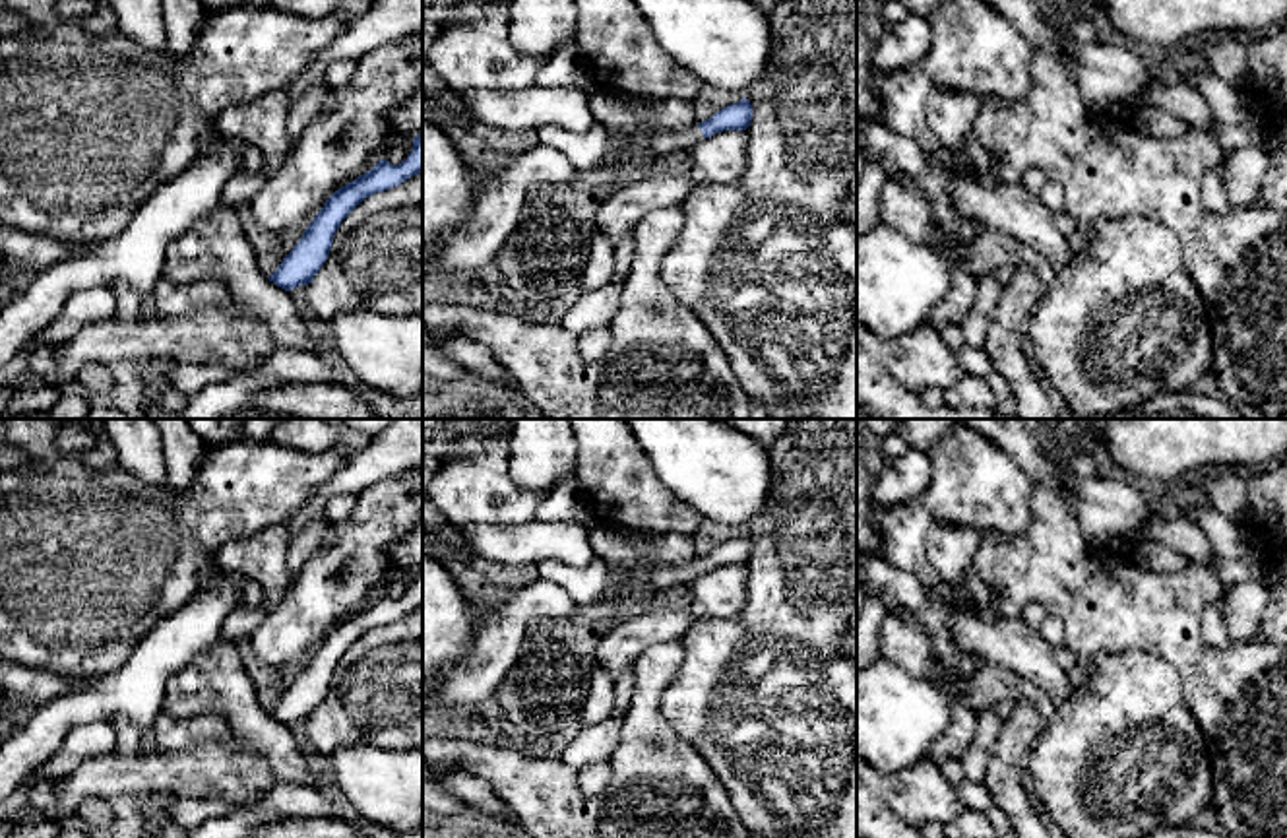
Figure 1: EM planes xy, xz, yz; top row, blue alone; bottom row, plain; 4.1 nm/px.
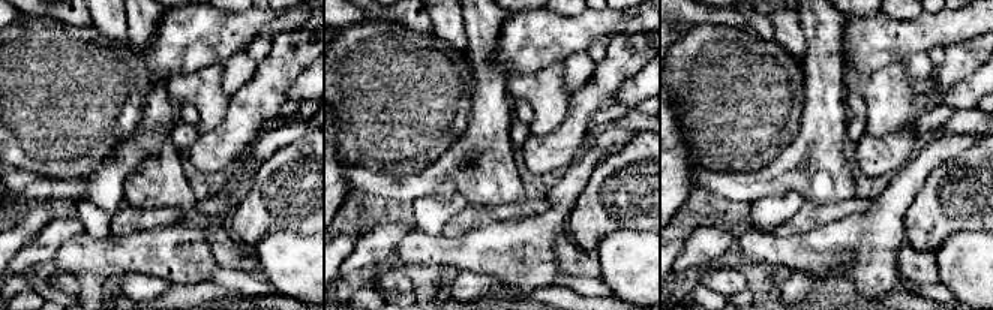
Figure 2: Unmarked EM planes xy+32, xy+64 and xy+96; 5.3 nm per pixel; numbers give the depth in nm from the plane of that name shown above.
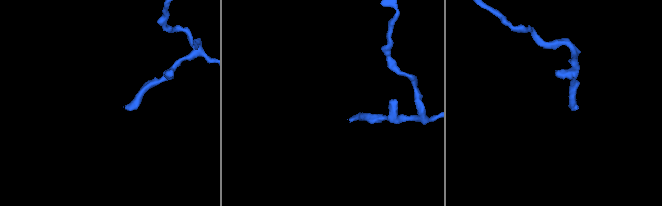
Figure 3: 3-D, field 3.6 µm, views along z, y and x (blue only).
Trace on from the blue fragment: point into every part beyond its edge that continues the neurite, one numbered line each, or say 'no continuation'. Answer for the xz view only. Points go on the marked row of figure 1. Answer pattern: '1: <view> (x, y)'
1: xz (659, 144)

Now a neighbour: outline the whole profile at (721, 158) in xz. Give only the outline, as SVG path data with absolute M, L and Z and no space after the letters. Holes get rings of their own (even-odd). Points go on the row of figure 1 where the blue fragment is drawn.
M723 130L696 142L690 151L692 163L707 182L729 184L742 177L746 167L746 130Z

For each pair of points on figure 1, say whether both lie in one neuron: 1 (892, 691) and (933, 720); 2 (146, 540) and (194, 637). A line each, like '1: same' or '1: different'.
1: same
2: different

